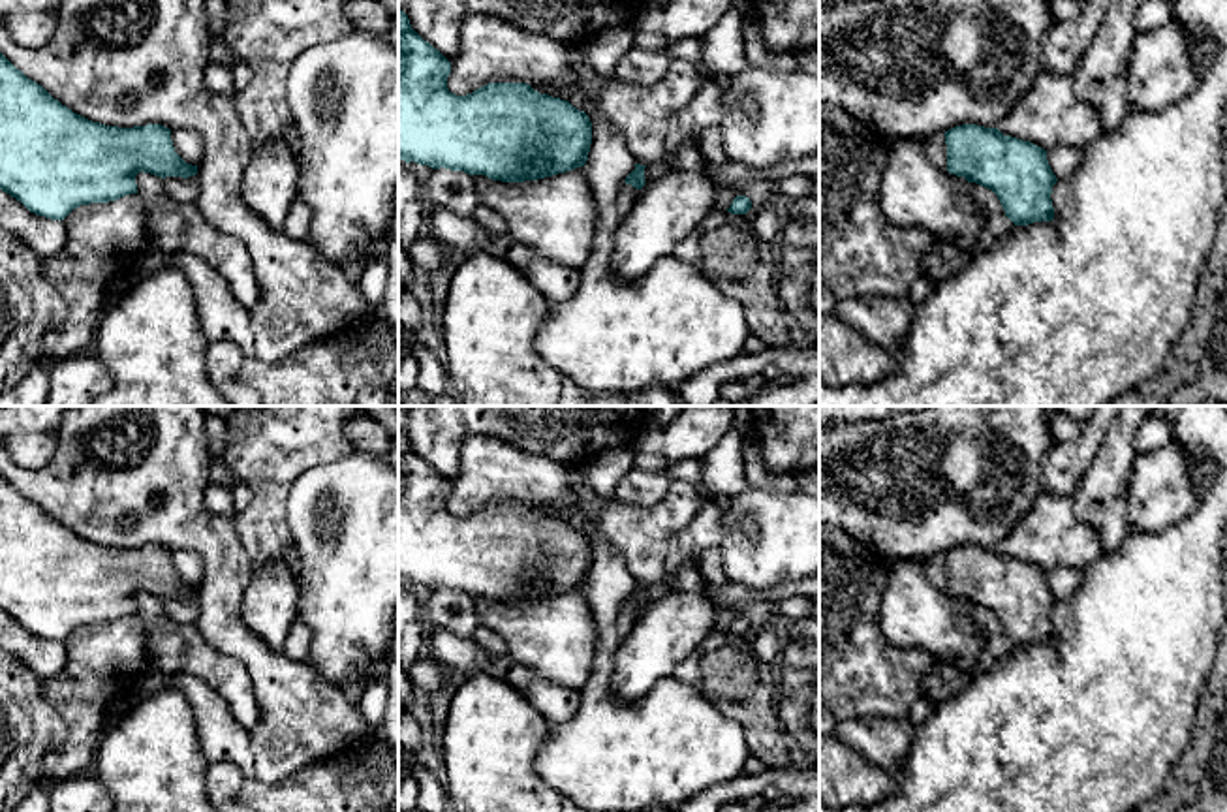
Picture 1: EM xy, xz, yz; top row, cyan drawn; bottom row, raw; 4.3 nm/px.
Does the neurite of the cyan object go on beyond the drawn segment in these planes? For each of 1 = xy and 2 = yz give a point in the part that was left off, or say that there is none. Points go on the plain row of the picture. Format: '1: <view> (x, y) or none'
1: none
2: none

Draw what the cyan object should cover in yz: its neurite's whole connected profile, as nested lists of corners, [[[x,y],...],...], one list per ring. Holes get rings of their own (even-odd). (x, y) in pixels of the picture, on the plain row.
[[[977,545],[955,547],[943,556],[947,566],[947,592],[992,611],[1000,620],[1005,637],[1015,647],[1054,641],[1050,615],[1058,600],[1048,586],[1045,570],[1030,562],[1003,556],[998,549]]]

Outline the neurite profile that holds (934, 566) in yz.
[[[943,554],[921,556],[919,558],[926,577],[941,590],[947,590],[947,566]]]

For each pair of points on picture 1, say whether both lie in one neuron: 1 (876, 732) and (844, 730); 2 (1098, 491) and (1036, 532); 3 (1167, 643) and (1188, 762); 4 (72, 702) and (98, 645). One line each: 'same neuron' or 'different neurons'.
1: same neuron
2: different neurons
3: different neurons
4: same neuron

